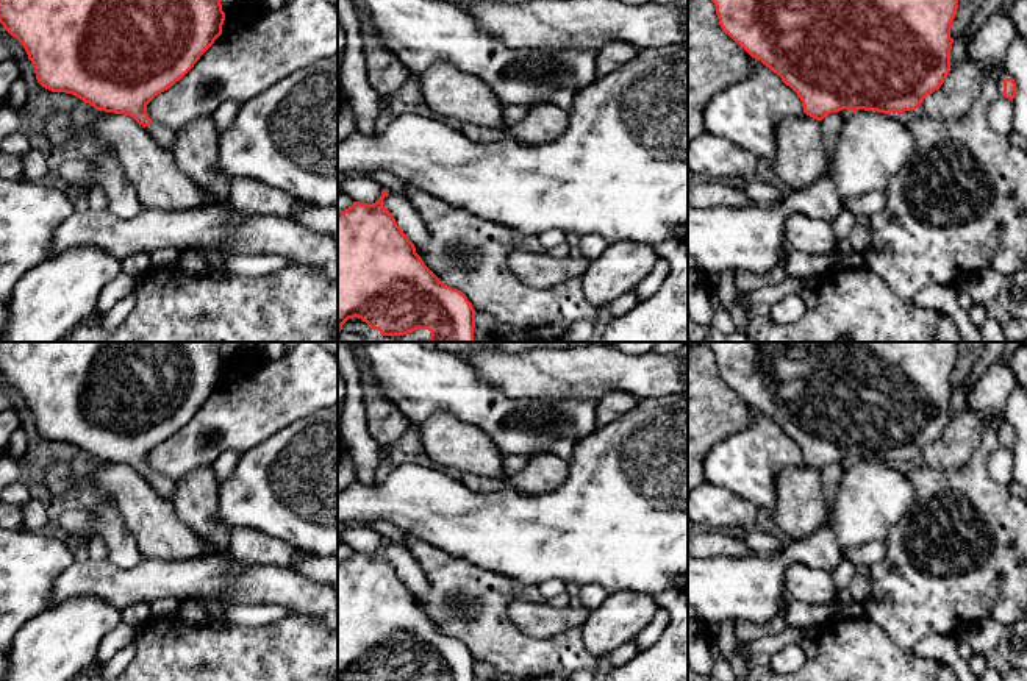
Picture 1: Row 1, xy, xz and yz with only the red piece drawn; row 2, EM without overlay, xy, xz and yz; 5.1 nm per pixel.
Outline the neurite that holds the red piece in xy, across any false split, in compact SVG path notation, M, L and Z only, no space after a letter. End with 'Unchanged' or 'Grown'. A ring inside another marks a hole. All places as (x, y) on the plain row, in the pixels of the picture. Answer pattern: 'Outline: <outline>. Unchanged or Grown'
Outline: M0 342L0 373L23 395L42 437L130 465L172 501L175 483L152 470L147 455L222 384L220 351L222 342Z. Grown

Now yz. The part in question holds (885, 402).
Outline: M705 342L716 356L719 375L752 408L761 411L789 436L802 451L803 462L822 470L830 462L850 459L877 461L883 464L913 461L922 450L938 440L950 419L952 372L958 359L958 342Z. Unchanged

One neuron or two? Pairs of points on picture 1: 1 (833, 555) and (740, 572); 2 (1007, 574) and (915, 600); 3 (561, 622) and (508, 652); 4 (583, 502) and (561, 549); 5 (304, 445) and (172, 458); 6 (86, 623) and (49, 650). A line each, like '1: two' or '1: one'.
1: one
2: one
3: two
4: one
5: two
6: one

